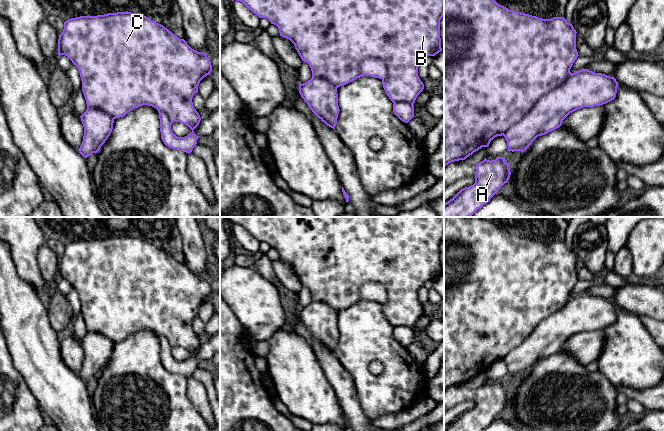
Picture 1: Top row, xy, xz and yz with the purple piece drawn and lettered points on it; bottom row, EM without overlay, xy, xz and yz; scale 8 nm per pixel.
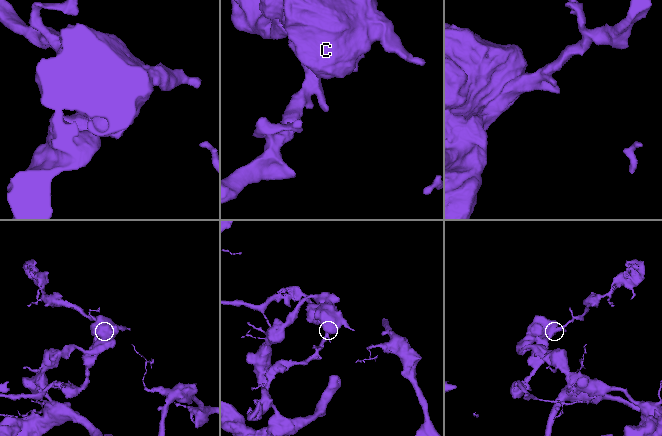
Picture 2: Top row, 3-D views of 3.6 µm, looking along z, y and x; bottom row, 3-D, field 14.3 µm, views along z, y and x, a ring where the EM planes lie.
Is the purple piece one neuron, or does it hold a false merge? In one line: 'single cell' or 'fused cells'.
single cell

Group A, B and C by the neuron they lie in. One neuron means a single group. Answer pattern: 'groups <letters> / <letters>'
groups A B C

